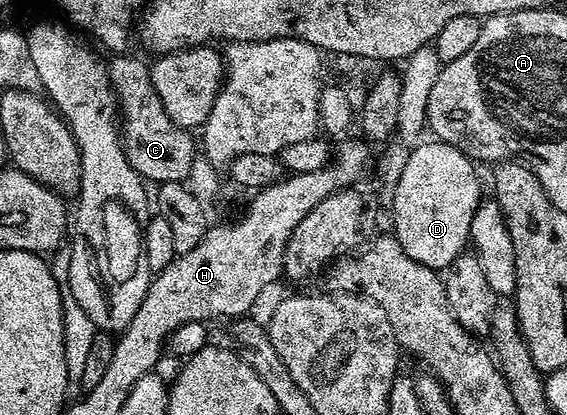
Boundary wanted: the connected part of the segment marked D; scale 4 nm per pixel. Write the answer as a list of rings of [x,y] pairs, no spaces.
[[[420,143],[400,175],[392,207],[392,232],[413,260],[435,270],[446,270],[463,255],[462,247],[467,247],[472,218],[484,193],[469,156],[451,144],[433,143]]]

